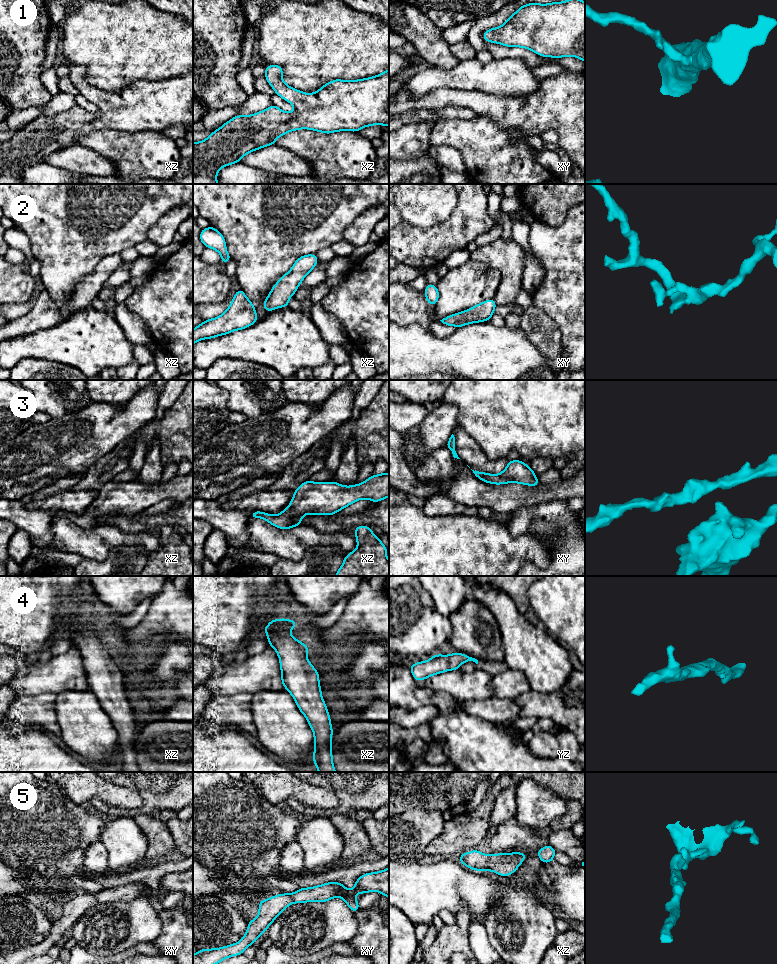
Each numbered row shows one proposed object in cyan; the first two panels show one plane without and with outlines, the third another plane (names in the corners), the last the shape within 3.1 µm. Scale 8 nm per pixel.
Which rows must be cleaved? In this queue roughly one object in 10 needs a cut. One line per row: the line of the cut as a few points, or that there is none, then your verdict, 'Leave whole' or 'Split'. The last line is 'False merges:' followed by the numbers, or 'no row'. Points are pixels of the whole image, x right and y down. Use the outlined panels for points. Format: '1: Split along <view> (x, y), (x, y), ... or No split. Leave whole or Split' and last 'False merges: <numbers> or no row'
1: No split. Leave whole
2: No split. Leave whole
3: No split. Leave whole
4: No split. Leave whole
5: No split. Leave whole
False merges: no row

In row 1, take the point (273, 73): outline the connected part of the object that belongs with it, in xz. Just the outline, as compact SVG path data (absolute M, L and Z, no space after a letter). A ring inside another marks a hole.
M279 65L265 67L265 78L275 94L293 104L294 110L287 113L272 104L252 115L237 115L212 132L207 139L193 143L193 184L218 184L216 175L222 167L240 162L244 155L252 151L275 145L275 140L289 131L310 129L330 134L337 131L358 132L363 127L376 124L389 126L389 69L365 79L336 79L311 94L285 84L282 73L283 68Z

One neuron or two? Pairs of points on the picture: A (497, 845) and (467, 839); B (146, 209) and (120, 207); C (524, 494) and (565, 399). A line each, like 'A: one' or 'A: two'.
A: two
B: one
C: two

